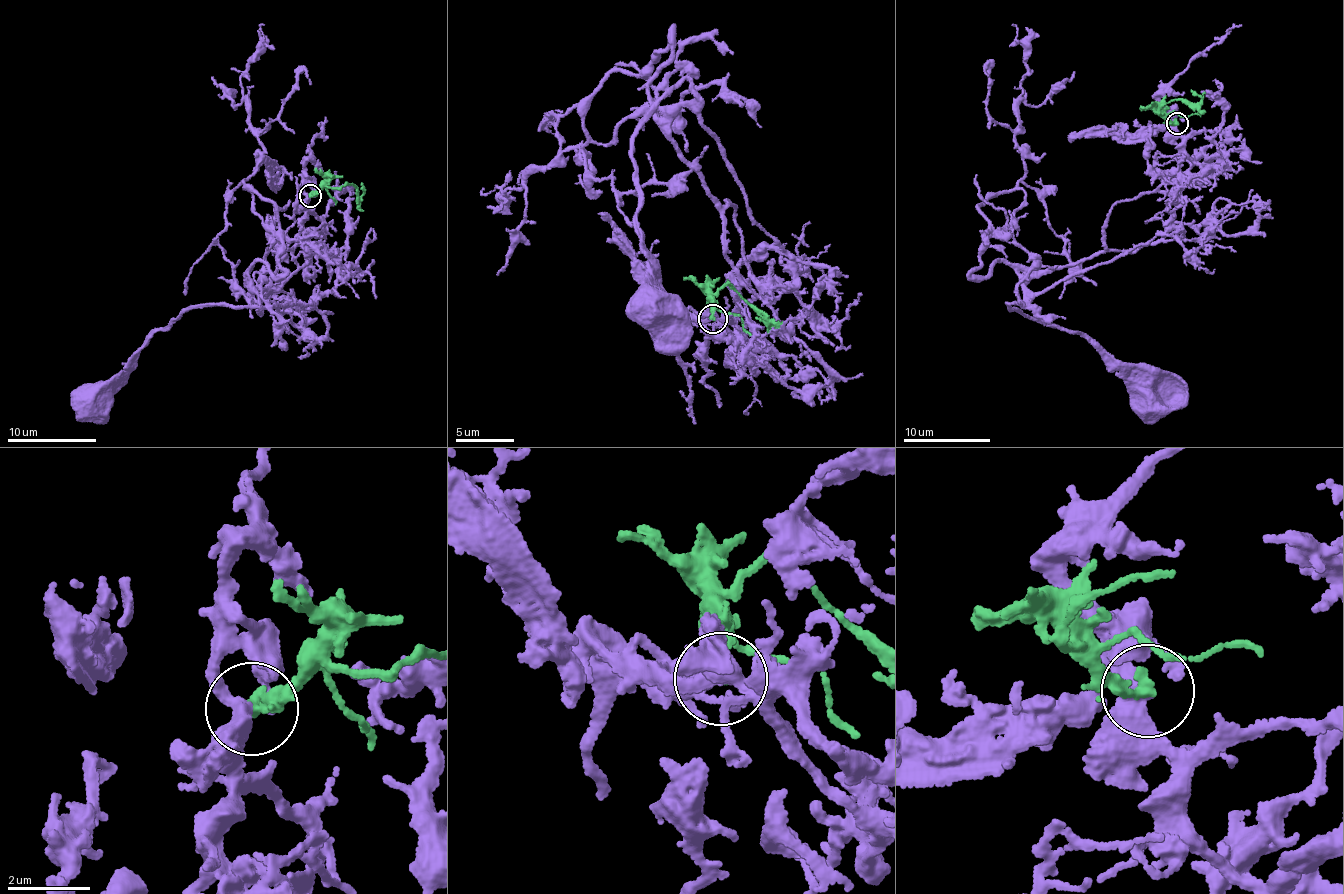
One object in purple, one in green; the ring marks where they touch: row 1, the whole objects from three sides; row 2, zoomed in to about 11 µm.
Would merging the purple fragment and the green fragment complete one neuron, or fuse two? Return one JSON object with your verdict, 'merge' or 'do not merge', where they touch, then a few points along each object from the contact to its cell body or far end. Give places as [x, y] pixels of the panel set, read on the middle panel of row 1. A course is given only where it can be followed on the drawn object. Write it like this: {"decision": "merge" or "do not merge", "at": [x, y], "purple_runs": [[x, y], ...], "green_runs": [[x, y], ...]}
{"decision": "merge", "at": [712, 318], "purple_runs": [[712, 320], [743, 337], [725, 220], [674, 149], [669, 126], [695, 97], [684, 80], [633, 139], [649, 300]], "green_runs": [[712, 317], [713, 297], [728, 284], [766, 324], [754, 317]]}

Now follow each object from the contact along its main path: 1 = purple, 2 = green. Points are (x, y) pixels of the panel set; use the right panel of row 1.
1: (1178, 124), (1200, 170), (1171, 230), (1130, 253), (1050, 267), (1008, 304), (1092, 337), (1142, 403)
2: (1176, 124), (1162, 118), (1160, 110), (1172, 100), (1199, 102), (1199, 95), (1190, 89)

